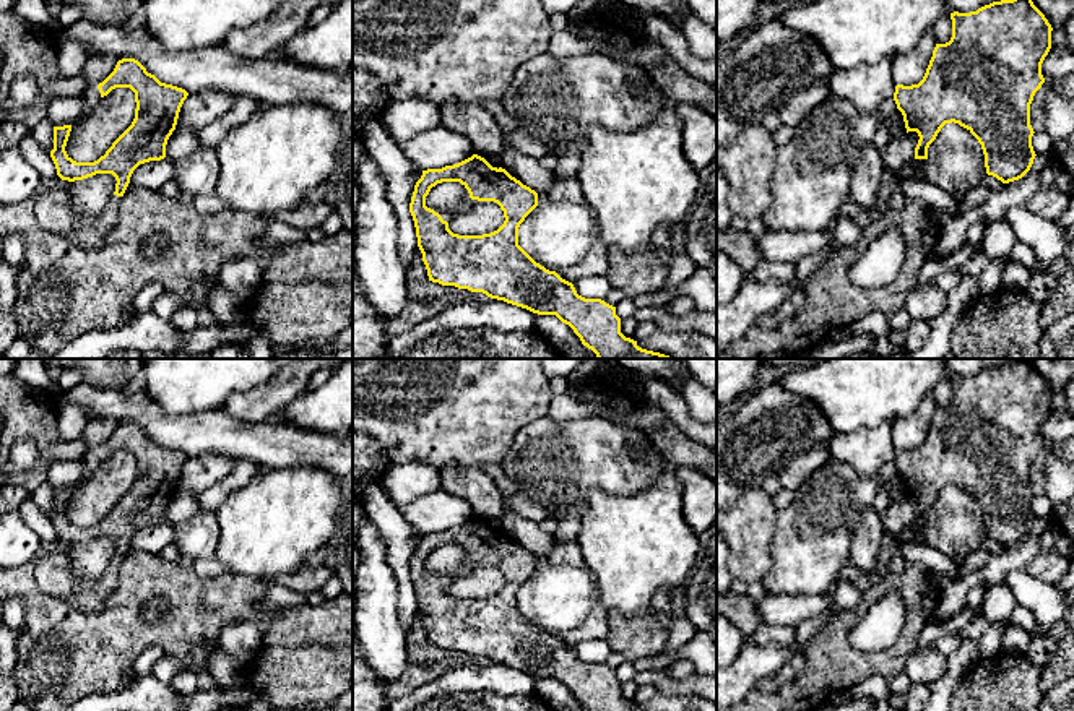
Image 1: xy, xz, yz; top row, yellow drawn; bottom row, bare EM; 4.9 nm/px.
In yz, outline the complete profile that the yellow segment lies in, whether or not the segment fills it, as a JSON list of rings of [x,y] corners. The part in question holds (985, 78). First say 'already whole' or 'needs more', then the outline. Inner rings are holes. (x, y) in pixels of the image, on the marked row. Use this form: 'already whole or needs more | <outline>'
already whole | [[[1032,0],[993,2],[970,13],[951,13],[952,37],[936,44],[923,80],[918,84],[897,84],[894,101],[903,115],[905,128],[916,131],[920,140],[915,159],[928,159],[928,148],[946,123],[959,123],[981,144],[986,174],[1003,183],[1022,179],[1032,167],[1035,151],[1032,146],[1030,104],[1045,83],[1042,63],[1051,49],[1051,24]]]

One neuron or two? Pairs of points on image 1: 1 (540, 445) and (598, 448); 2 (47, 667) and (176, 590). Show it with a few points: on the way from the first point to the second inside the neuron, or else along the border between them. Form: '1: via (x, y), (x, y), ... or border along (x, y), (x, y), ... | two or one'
1: via (554, 448), (584, 448) | one
2: via (80, 653), (143, 590) | one

